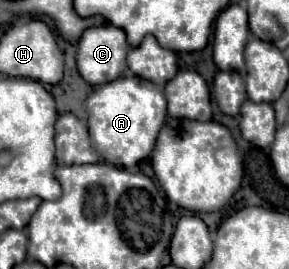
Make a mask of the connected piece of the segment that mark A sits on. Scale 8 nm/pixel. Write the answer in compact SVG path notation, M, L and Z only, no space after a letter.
M118 77L94 87L86 99L92 145L102 161L118 167L134 167L152 153L156 135L166 121L166 99L160 87L140 77Z

